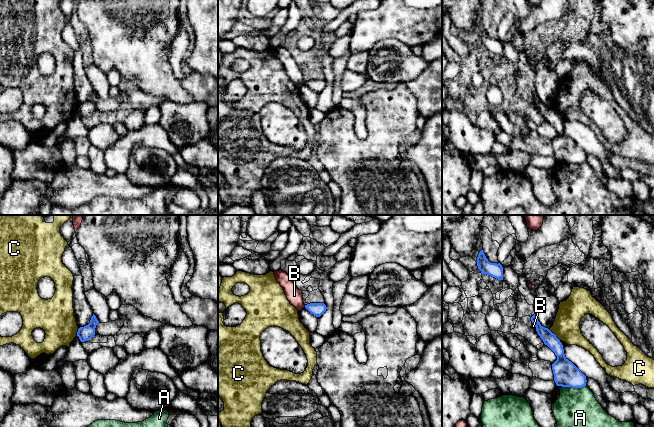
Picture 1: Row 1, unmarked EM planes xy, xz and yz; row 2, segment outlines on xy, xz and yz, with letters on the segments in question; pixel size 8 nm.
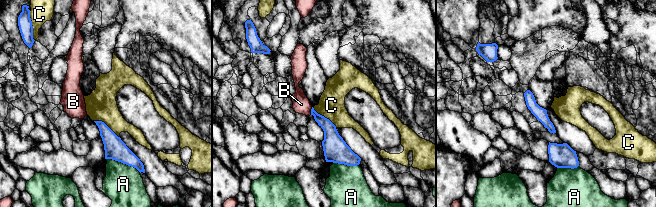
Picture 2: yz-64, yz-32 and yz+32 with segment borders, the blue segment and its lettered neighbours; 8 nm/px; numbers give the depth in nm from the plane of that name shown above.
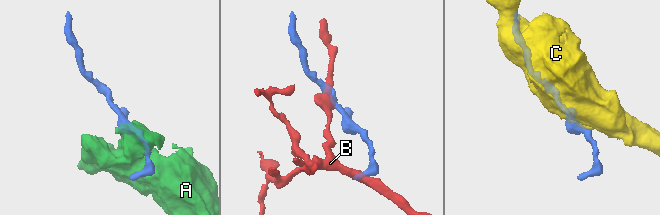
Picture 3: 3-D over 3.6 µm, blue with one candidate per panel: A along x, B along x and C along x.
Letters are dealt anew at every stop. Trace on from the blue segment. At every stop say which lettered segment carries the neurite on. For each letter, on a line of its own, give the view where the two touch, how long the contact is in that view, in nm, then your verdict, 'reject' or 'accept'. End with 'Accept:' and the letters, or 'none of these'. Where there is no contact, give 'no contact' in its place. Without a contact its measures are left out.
A: meets blue in yz; contact 190 nm long; reject
B: meets blue in yz; contact 90 nm long; reject
C: meets blue in yz; contact 130 nm long; reject
Accept: none of these

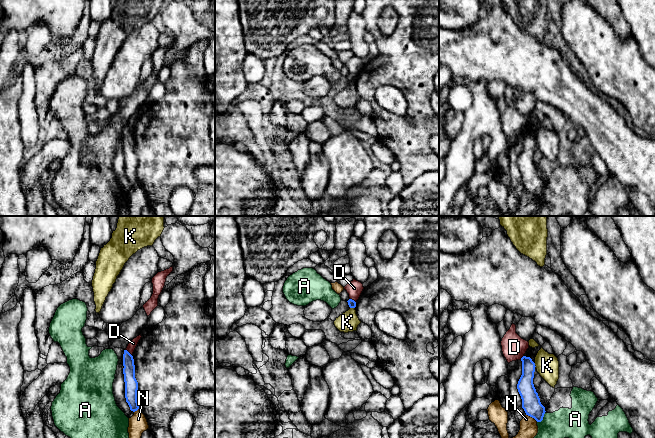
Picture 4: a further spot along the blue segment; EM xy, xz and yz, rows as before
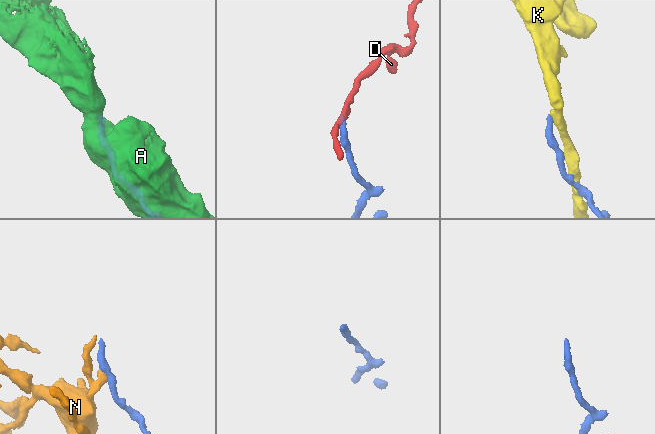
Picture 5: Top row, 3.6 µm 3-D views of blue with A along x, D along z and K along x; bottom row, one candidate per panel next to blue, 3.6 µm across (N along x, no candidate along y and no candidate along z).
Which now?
A: meets blue in yz; contact 120 nm long; reject
D: meets blue in xy; contact 80 nm long; reject
K: meets blue in xz; contact 40 nm long; reject
N: meets blue in yz; contact 110 nm long; reject
Accept: none of these

